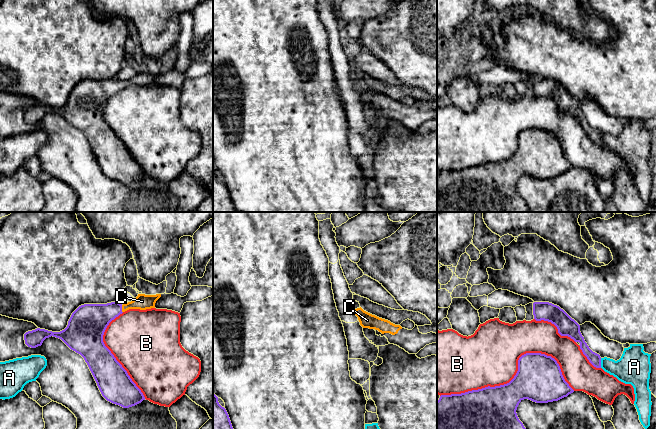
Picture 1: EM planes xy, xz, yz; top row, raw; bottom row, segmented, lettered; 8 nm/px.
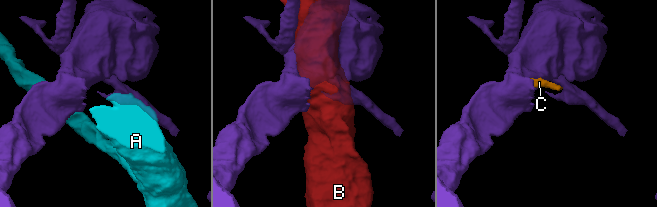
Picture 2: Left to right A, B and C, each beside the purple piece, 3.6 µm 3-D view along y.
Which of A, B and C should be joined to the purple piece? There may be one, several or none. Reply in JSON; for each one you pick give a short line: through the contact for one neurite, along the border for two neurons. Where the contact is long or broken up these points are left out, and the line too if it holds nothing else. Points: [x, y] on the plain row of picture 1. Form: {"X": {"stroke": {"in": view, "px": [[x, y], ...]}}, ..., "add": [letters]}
{"C": {"stroke": {"in": "xy", "px": [[92, 96], [111, 86], [121, 85], [142, 77]]}}, "add": ["C"]}

